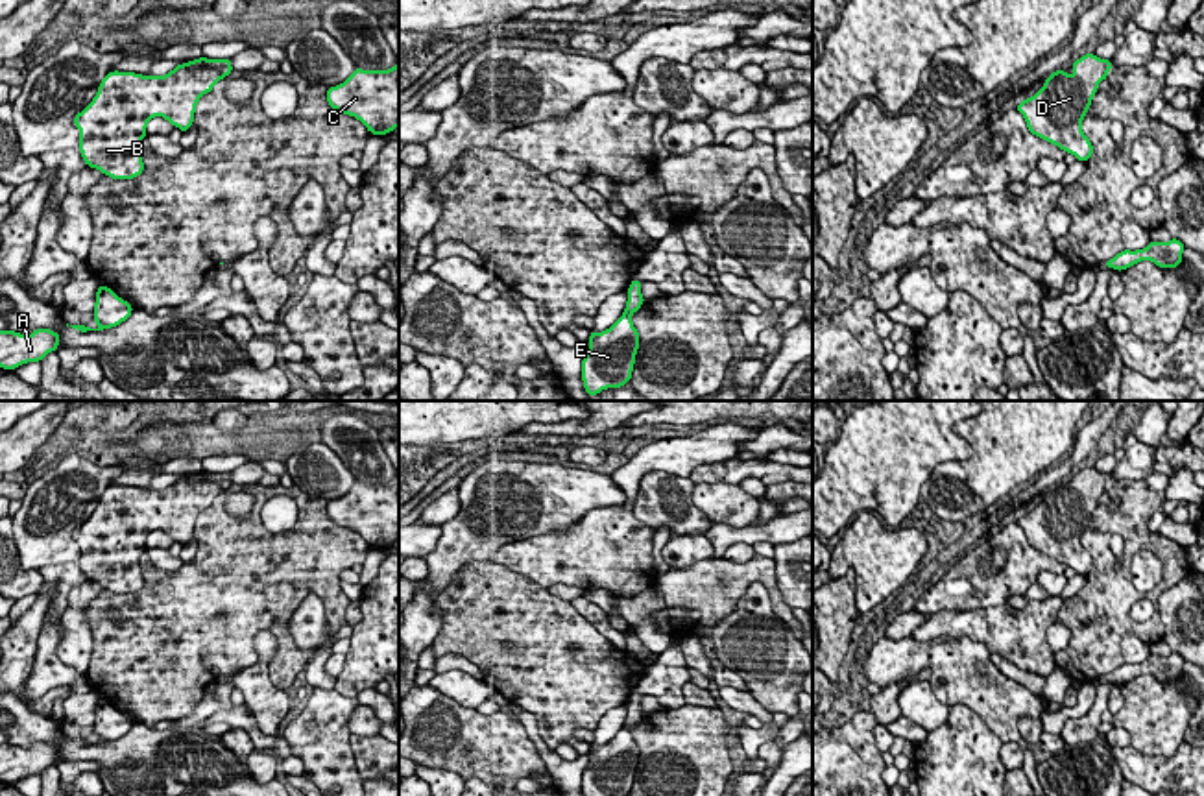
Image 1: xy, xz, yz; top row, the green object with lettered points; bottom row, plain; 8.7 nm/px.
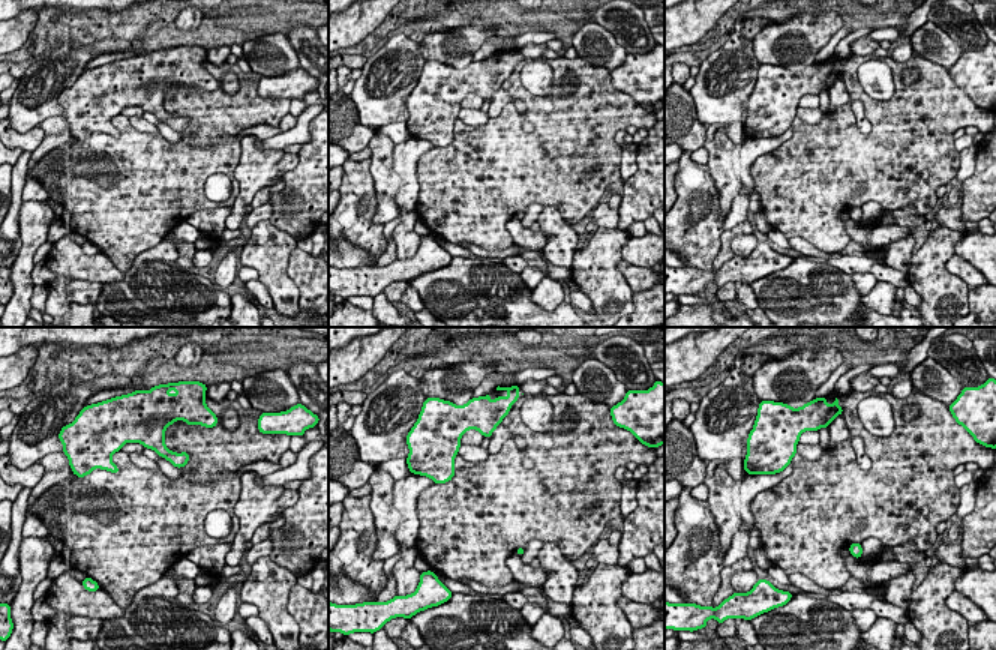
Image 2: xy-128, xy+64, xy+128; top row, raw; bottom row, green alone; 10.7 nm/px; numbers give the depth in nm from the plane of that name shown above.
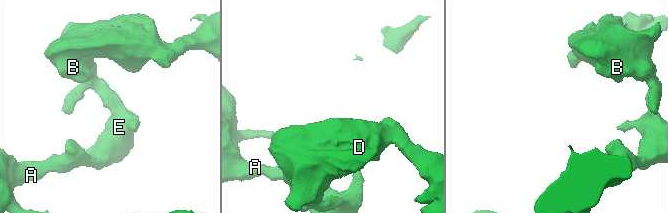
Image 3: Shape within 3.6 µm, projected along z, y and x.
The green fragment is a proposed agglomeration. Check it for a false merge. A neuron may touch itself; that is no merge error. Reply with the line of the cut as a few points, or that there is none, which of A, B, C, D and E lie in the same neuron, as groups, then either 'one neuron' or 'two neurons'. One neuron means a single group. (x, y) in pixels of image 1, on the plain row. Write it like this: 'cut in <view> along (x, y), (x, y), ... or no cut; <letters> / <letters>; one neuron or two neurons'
no cut; A B C D E; one neuron

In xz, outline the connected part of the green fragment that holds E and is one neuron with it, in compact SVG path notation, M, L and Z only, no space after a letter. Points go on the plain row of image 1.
M633 693L626 709L622 730L602 746L589 746L589 765L582 774L584 796L630 796L632 792L639 763L639 746L633 741L632 728L644 717L641 694Z

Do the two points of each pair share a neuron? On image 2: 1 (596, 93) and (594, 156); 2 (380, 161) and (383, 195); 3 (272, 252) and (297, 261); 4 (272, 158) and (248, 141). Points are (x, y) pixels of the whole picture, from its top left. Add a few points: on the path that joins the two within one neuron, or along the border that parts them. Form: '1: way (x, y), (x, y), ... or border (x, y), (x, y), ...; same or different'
1: way (596, 108), (594, 141); same
2: way (383, 170), (383, 186); same
3: border (296, 246), (288, 258), (287, 275), (300, 291); different
4: way (266, 158), (261, 158), (251, 147); same

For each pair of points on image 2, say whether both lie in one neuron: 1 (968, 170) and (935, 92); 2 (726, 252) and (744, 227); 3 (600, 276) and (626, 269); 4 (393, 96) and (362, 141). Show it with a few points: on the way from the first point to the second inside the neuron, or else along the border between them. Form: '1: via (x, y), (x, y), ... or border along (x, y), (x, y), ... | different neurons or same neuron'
1: border along (960, 153), (960, 167), (954, 176) | different neurons
2: via (726, 245), (726, 239), (737, 230) | same neuron
3: border along (621, 258), (617, 269), (633, 291) | different neurons
4: border along (359, 123), (368, 125), (372, 129) | different neurons

